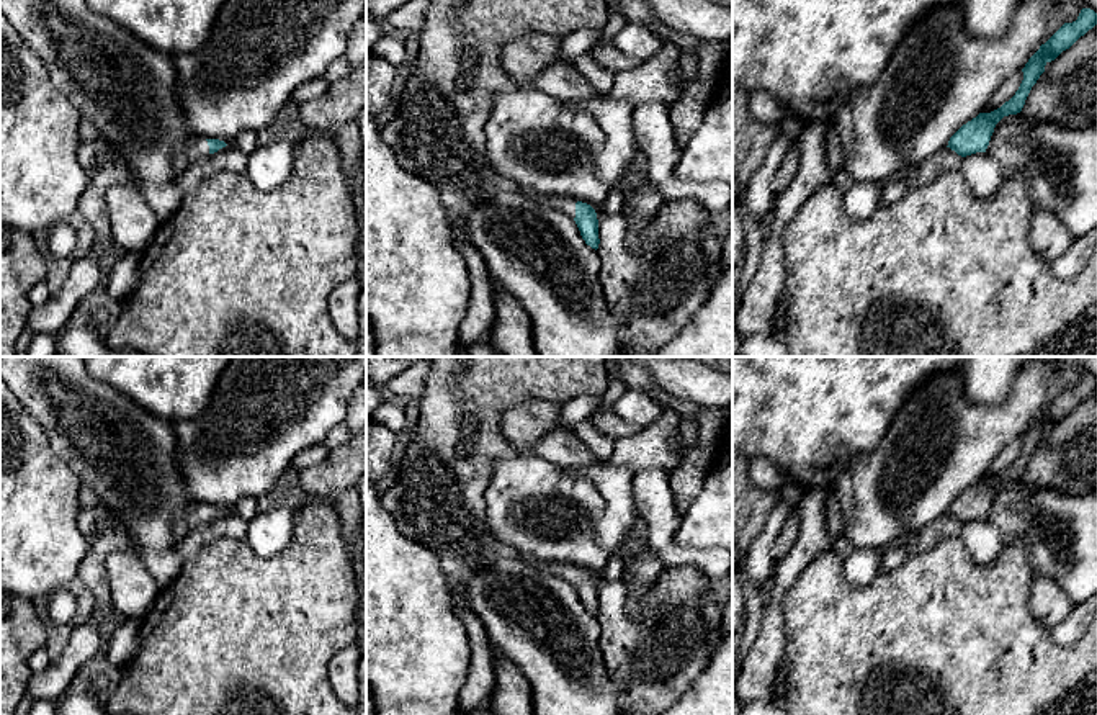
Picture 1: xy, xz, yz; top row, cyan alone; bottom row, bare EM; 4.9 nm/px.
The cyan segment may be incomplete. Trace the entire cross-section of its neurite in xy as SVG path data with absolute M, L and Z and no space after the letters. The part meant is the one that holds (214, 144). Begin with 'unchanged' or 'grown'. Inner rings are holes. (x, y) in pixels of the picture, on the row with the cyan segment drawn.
grown | M191 137L185 147L173 157L173 169L181 172L190 164L208 159L211 154L226 147L227 144L219 139L206 139L206 137Z

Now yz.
unchanged | M1082 8L1077 20L1064 23L1040 49L1028 59L1023 72L1023 80L1015 95L1001 108L991 113L979 113L976 118L963 124L948 141L951 151L966 157L976 152L986 152L996 124L1009 115L1022 111L1025 100L1045 72L1045 65L1054 61L1063 51L1069 49L1081 36L1097 25L1097 13L1090 8Z

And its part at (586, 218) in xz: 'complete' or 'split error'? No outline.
split error

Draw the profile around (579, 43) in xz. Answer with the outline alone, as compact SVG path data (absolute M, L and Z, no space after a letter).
M582 28L562 36L559 62L572 64L575 59L587 56L600 36L602 29L598 28Z

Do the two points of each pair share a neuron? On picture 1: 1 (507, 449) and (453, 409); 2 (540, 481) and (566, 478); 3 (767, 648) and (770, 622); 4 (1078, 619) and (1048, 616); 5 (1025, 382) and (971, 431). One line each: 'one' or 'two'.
1: one
2: one
3: one
4: two
5: one

